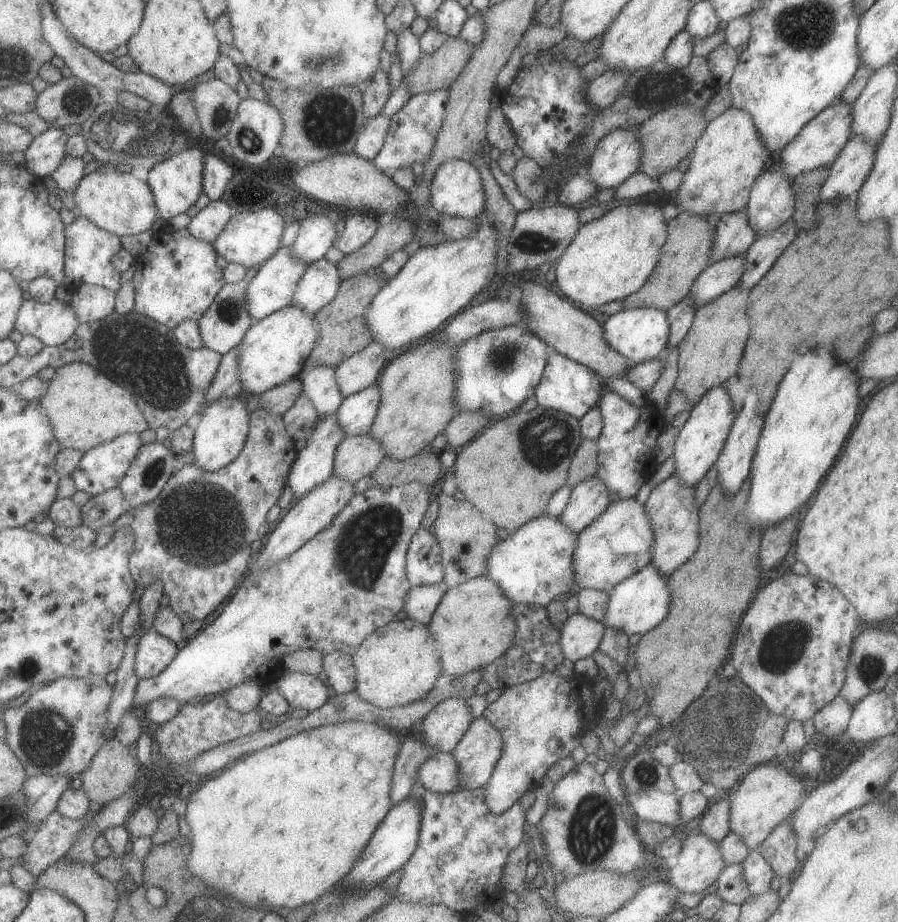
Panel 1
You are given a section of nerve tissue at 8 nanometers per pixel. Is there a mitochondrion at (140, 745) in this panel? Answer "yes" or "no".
no

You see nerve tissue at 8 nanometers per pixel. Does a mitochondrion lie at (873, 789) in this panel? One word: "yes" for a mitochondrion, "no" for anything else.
no

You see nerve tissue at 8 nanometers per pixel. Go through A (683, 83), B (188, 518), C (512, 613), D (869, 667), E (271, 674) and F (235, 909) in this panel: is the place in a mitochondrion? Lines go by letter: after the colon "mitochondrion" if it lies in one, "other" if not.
A: mitochondrion
B: mitochondrion
C: other
D: mitochondrion
E: other
F: mitochondrion

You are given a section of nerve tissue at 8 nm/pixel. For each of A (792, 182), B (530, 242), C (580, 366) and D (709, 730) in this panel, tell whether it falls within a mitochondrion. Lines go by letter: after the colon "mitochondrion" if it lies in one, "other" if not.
A: other
B: mitochondrion
C: other
D: mitochondrion

